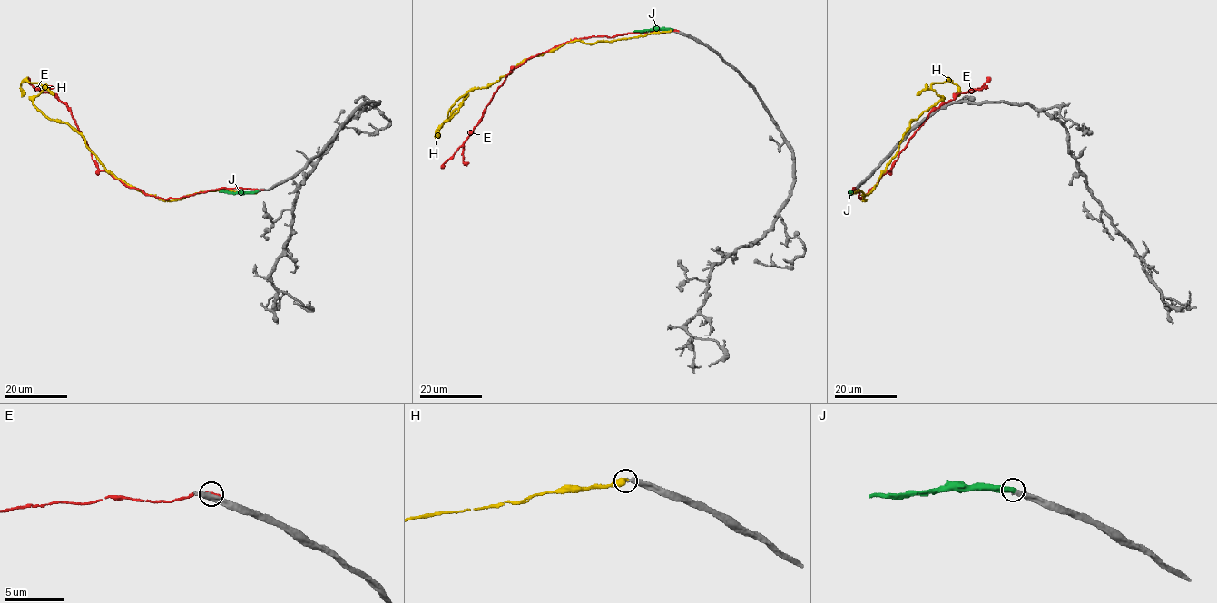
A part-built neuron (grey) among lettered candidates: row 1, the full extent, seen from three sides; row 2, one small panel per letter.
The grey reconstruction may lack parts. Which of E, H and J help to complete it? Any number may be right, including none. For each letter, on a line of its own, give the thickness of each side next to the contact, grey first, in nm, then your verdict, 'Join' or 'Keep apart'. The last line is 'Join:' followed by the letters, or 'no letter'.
E: Thickness 440 nm (grey) against 190 nm. Keep apart
H: Thickness 400 nm (grey) against 500 nm. Keep apart
J: Thickness 420 nm (grey) against 500 nm. Join
Join: J

